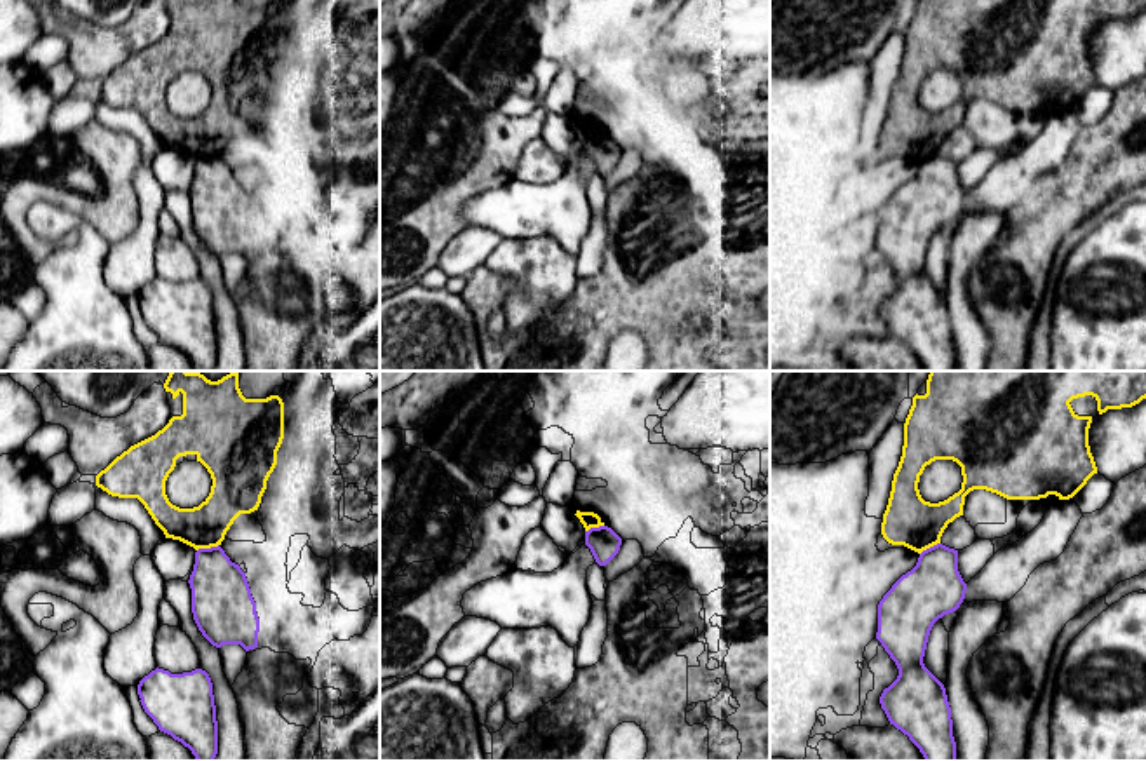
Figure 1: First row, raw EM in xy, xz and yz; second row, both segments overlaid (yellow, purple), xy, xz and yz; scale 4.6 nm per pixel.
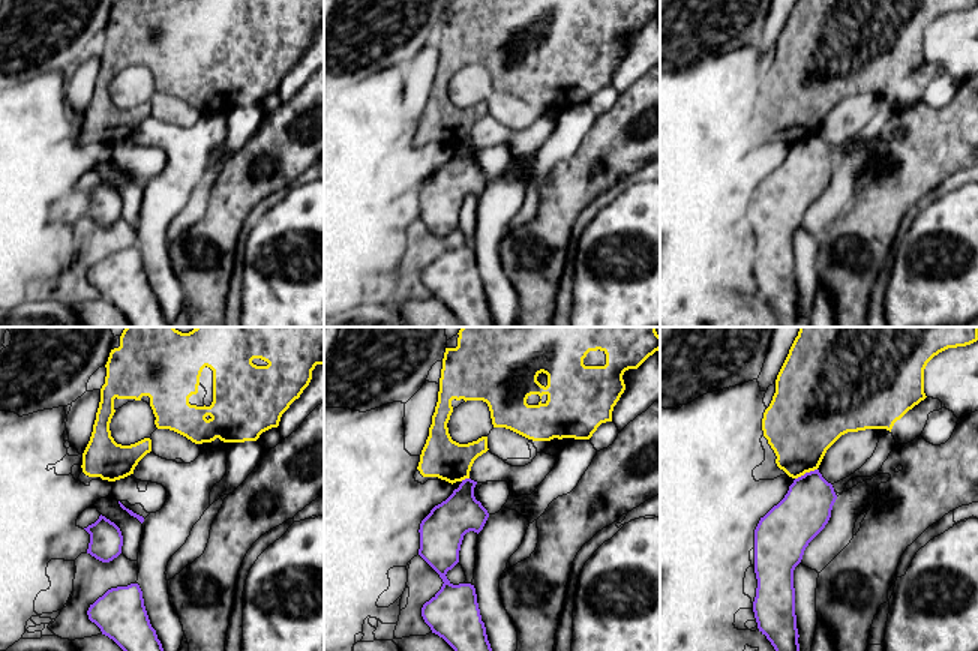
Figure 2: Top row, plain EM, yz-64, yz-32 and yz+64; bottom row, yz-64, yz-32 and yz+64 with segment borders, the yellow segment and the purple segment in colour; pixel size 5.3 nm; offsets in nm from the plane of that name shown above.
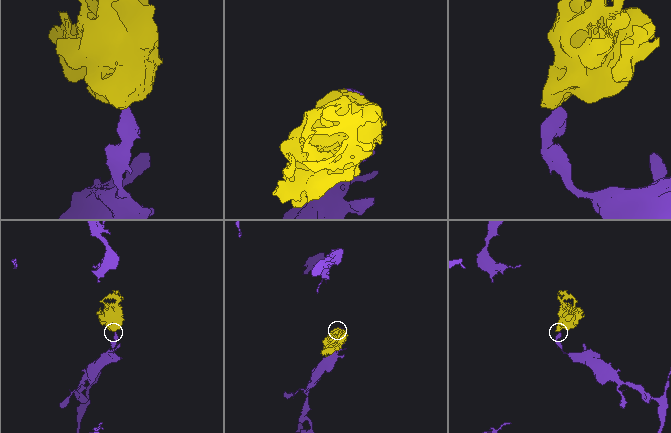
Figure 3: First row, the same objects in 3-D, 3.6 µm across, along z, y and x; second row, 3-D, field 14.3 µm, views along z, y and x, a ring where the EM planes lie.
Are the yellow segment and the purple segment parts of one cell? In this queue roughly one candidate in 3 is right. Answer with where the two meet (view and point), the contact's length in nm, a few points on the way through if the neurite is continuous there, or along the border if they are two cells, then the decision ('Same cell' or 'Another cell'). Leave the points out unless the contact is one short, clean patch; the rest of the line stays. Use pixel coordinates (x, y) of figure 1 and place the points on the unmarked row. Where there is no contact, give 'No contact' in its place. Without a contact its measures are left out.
Touches yellow at xy (208, 157). Shared border 110 nm. Boundary: xy (218, 154), (197, 161). Another cell

